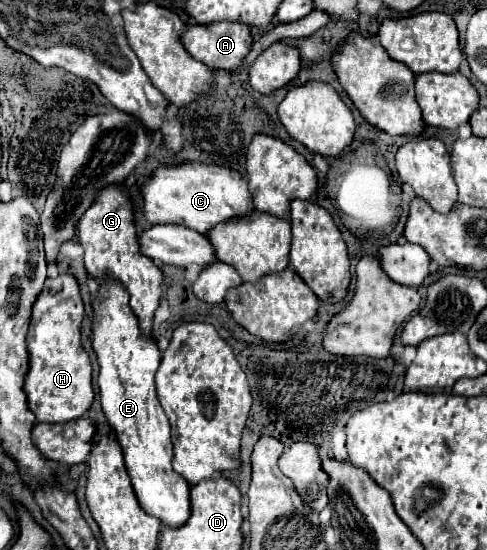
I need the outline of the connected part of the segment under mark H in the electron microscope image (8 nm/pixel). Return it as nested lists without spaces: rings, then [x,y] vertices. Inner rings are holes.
[[[73,275],[47,279],[39,299],[35,301],[29,327],[29,373],[25,377],[25,393],[29,409],[43,423],[69,423],[85,415],[93,403],[91,363],[81,347],[83,301]]]

